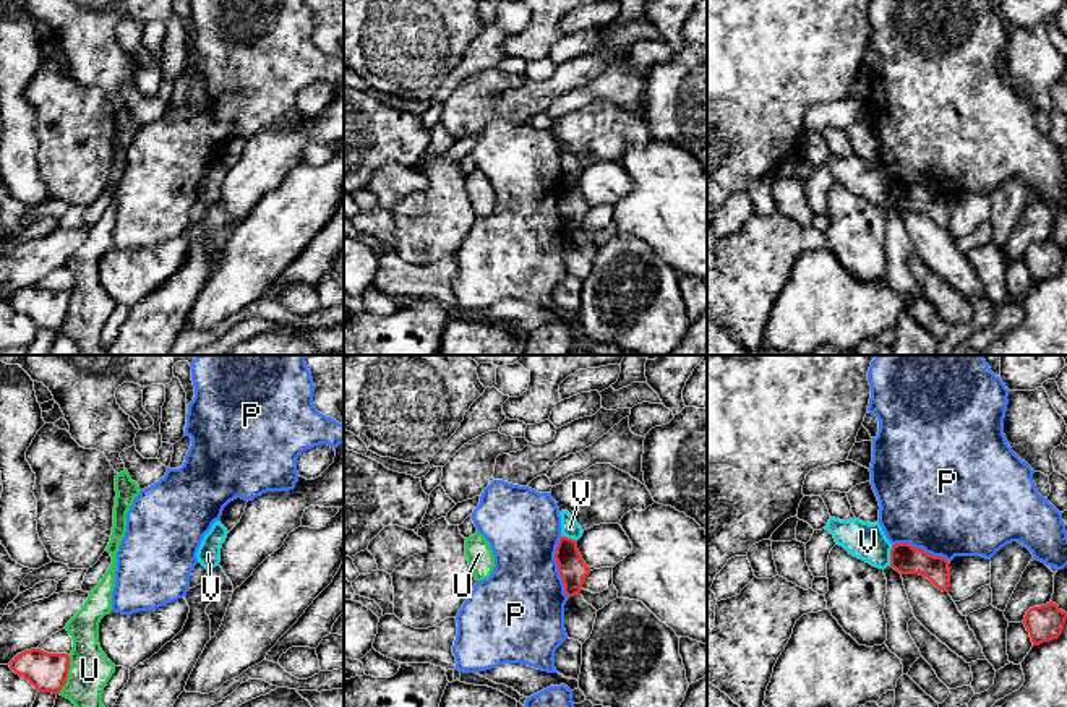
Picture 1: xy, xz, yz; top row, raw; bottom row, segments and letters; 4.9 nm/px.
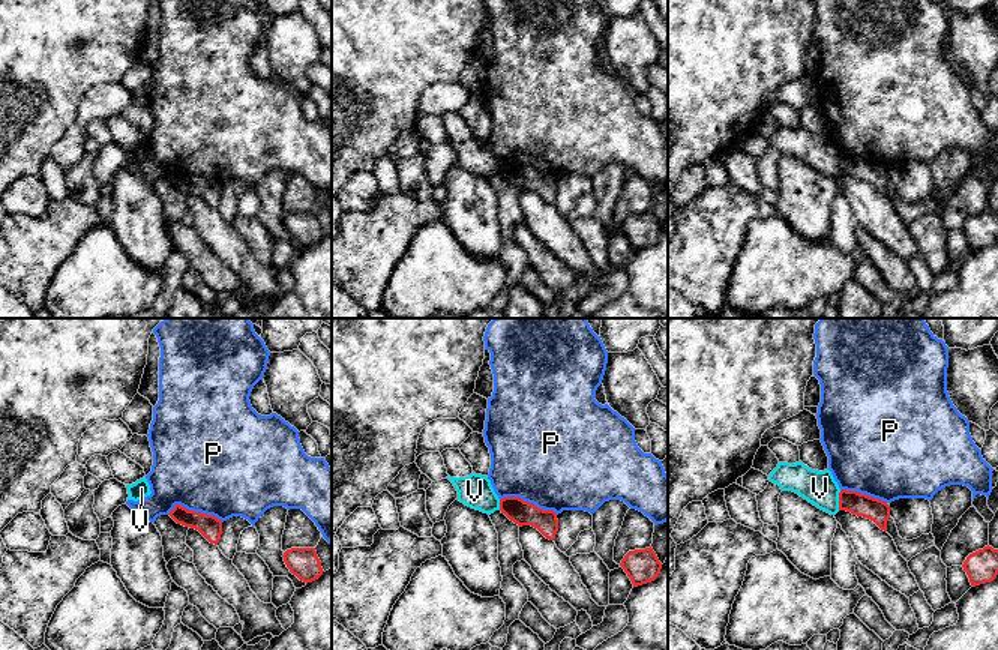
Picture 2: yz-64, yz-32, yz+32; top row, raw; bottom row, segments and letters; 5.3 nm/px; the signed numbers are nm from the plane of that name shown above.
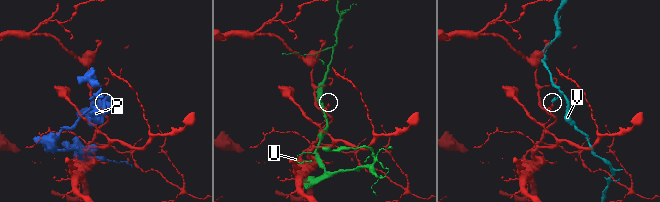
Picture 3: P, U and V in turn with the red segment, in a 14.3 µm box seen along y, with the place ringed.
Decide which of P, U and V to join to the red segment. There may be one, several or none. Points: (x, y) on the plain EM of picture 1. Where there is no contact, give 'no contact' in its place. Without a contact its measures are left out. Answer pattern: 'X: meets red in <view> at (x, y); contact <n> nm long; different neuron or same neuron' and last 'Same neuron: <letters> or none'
P: meets red in xz at (558, 205); contact 300 nm long; different neuron
U: meets red in xy at (67, 312); contact 200 nm long; different neuron
V: meets red in yz at (891, 192); contact 110 nm long; different neuron
Same neuron: none

